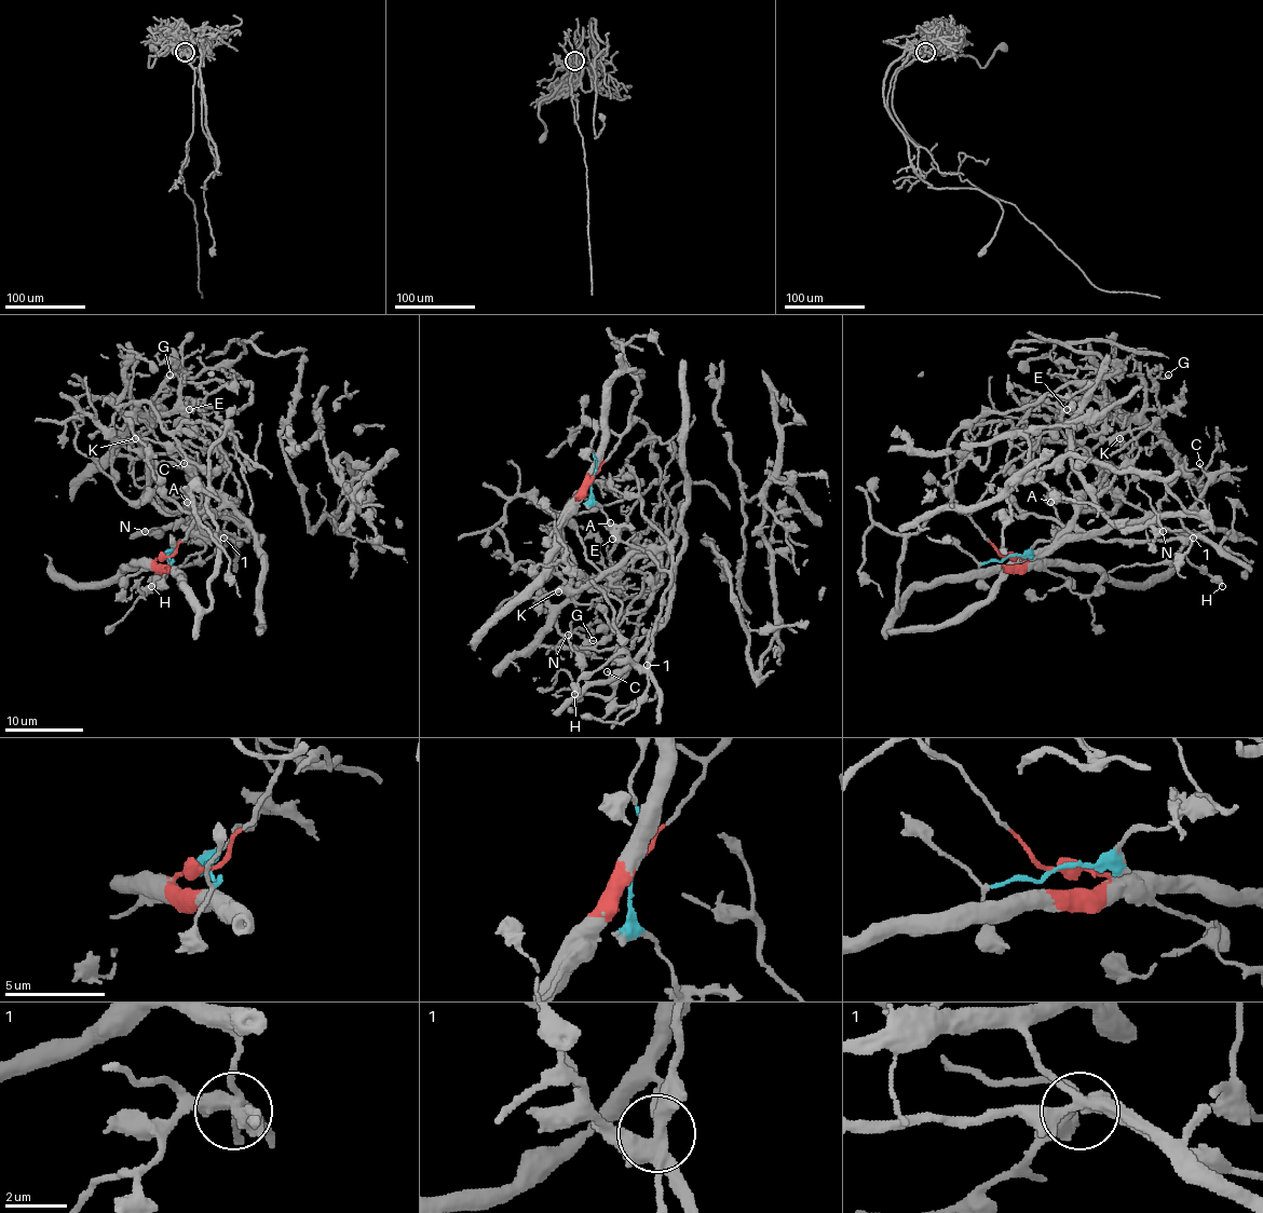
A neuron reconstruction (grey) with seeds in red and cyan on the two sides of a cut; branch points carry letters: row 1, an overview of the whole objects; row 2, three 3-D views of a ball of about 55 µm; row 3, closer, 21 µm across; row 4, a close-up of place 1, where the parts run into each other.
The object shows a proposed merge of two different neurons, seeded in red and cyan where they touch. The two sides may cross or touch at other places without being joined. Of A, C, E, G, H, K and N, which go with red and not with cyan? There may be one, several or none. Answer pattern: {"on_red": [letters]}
{"on_red": ["C", "E", "G", "K", "N"]}

